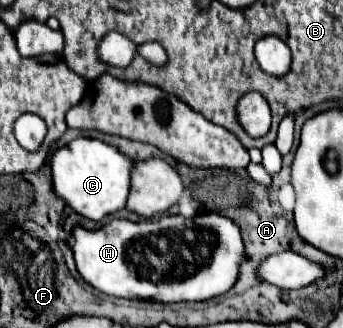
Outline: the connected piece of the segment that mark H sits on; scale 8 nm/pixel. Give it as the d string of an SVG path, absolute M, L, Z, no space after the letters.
M198 213L192 219L162 215L138 223L112 219L98 231L76 227L74 239L72 251L82 279L106 295L124 299L208 301L236 283L238 265L246 259L238 225L218 213Z

